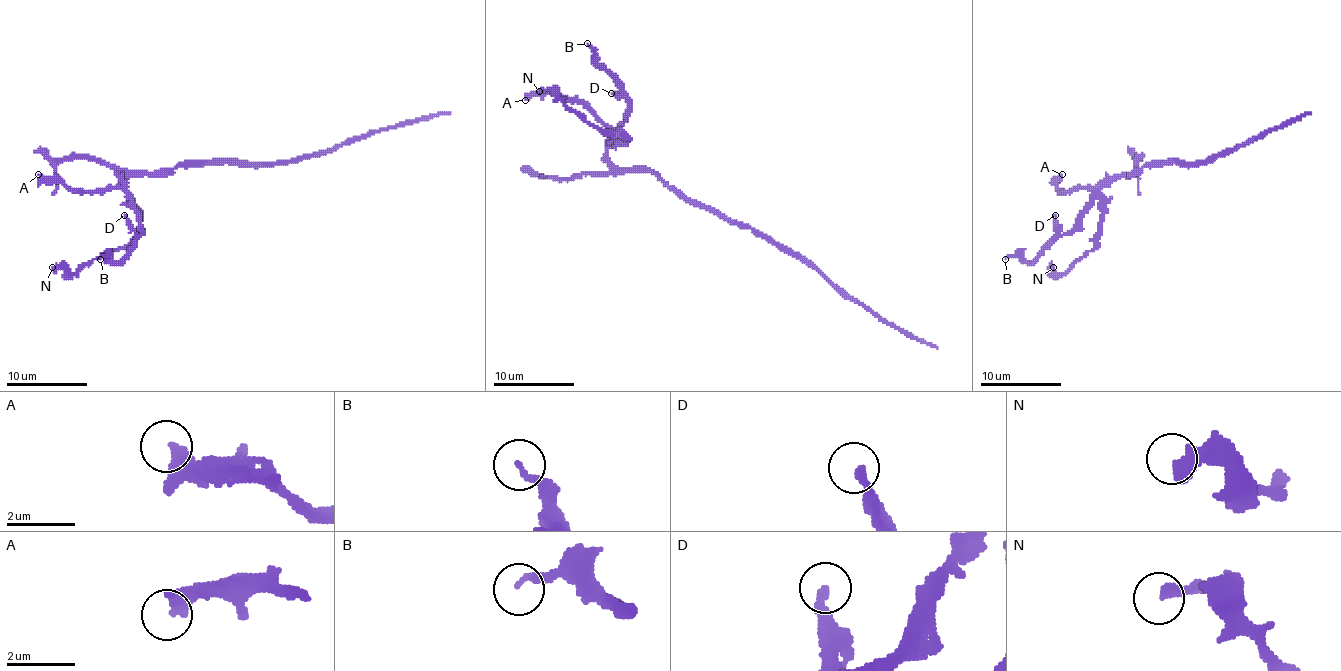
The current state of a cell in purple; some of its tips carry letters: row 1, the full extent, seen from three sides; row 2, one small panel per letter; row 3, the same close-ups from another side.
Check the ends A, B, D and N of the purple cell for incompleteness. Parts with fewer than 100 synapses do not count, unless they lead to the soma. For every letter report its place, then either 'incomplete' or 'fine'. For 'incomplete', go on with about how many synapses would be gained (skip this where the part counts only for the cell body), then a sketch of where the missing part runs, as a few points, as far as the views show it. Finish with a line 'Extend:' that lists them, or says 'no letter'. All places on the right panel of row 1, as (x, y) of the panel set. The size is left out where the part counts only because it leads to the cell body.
A: place (1062, 174); fine
B: place (1005, 259); fine
D: place (1055, 215); fine
N: place (1053, 267); fine
Extend: no letter

